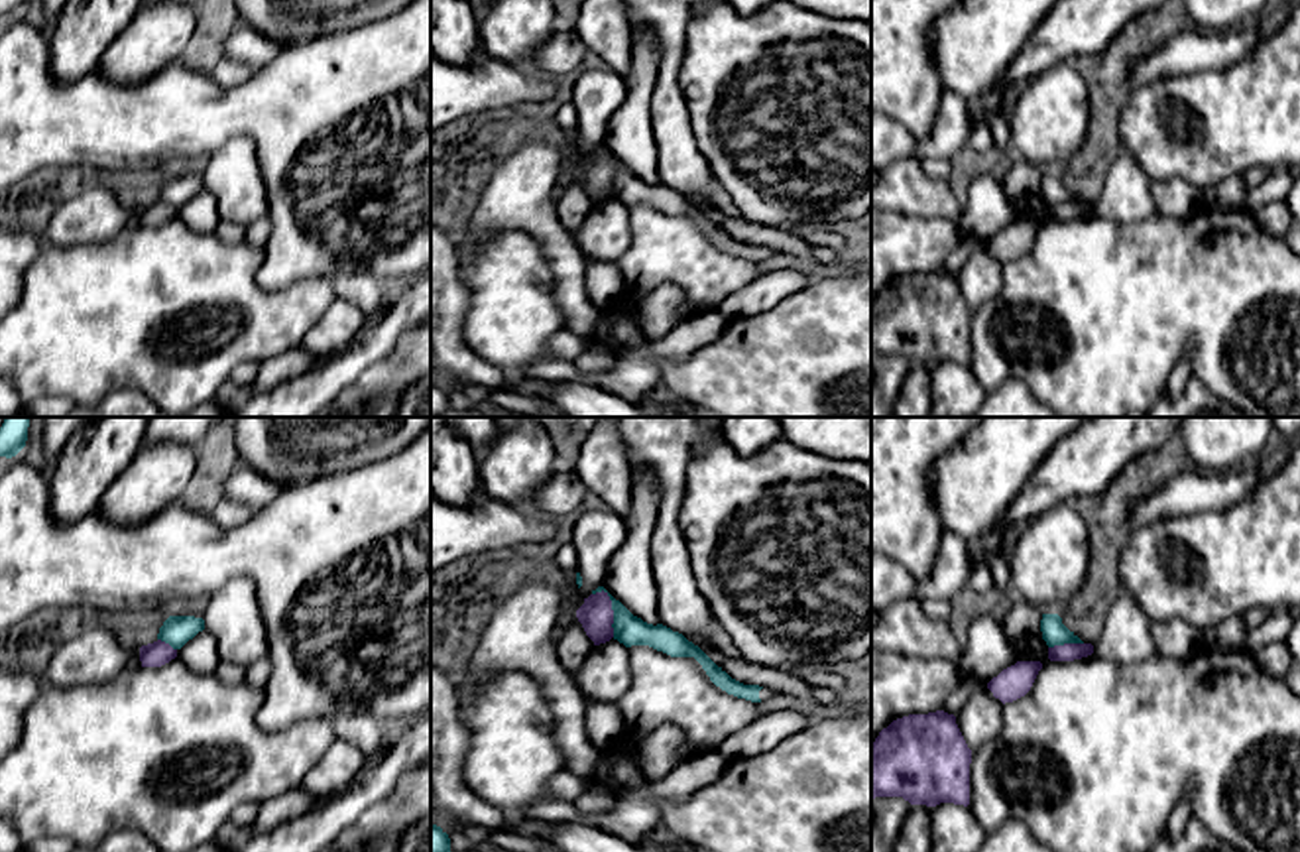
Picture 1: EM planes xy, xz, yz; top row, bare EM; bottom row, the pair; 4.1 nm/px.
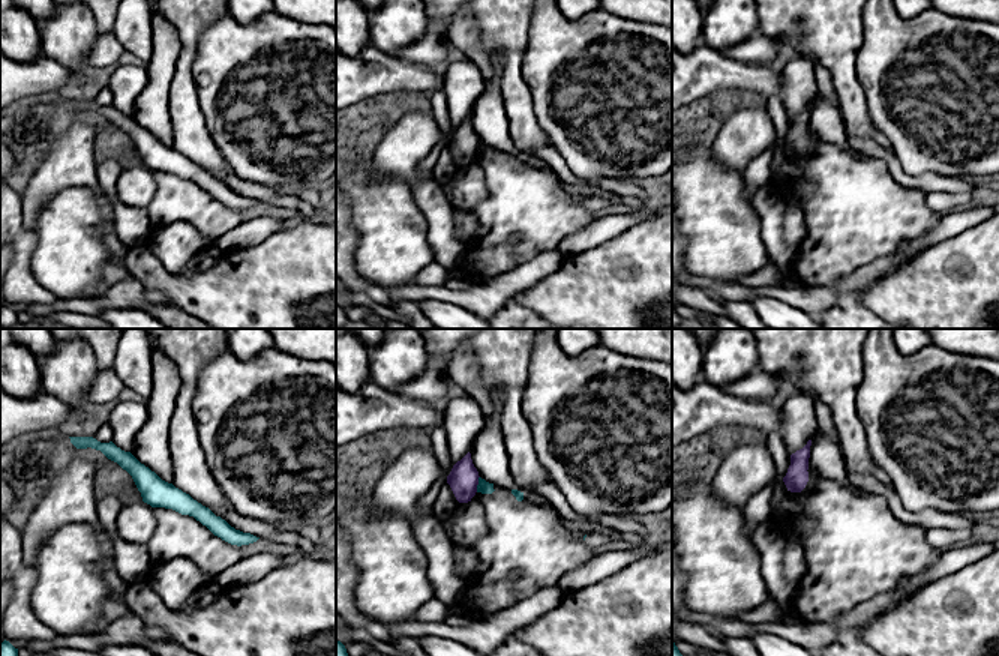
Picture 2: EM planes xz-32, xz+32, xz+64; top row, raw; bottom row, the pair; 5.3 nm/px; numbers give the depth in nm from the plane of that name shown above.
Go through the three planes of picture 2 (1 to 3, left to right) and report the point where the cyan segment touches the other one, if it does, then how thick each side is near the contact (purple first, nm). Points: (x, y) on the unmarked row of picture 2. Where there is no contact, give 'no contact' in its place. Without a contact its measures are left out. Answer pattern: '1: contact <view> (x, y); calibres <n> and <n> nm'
1: no contact
2: contact xz+32 (477, 147); calibres 160 and 70 nm
3: no contact

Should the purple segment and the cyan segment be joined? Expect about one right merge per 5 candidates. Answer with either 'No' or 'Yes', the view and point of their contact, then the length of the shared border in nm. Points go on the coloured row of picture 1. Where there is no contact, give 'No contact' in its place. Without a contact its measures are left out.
No. Touches purple at xz (612, 612). Shared border 200 nm

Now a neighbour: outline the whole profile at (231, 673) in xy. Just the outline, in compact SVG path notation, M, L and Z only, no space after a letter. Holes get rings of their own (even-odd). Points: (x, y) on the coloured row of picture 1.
M220 661L218 667L214 669L214 675L218 681L226 685L238 685L246 679L246 671L248 671L246 665Z

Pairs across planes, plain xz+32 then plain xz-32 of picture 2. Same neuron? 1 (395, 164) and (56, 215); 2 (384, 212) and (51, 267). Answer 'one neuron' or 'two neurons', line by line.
1: two neurons
2: one neuron

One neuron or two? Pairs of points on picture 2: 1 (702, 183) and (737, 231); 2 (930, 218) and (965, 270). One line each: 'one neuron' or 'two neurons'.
1: one neuron
2: two neurons

